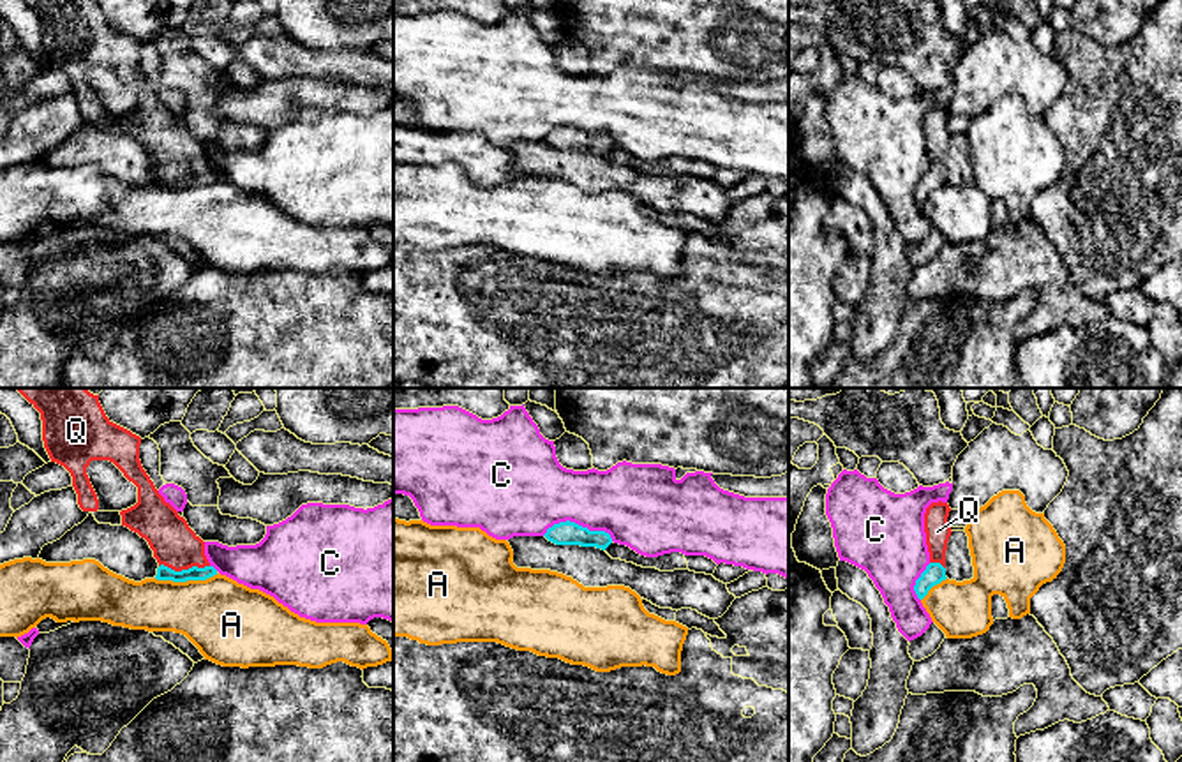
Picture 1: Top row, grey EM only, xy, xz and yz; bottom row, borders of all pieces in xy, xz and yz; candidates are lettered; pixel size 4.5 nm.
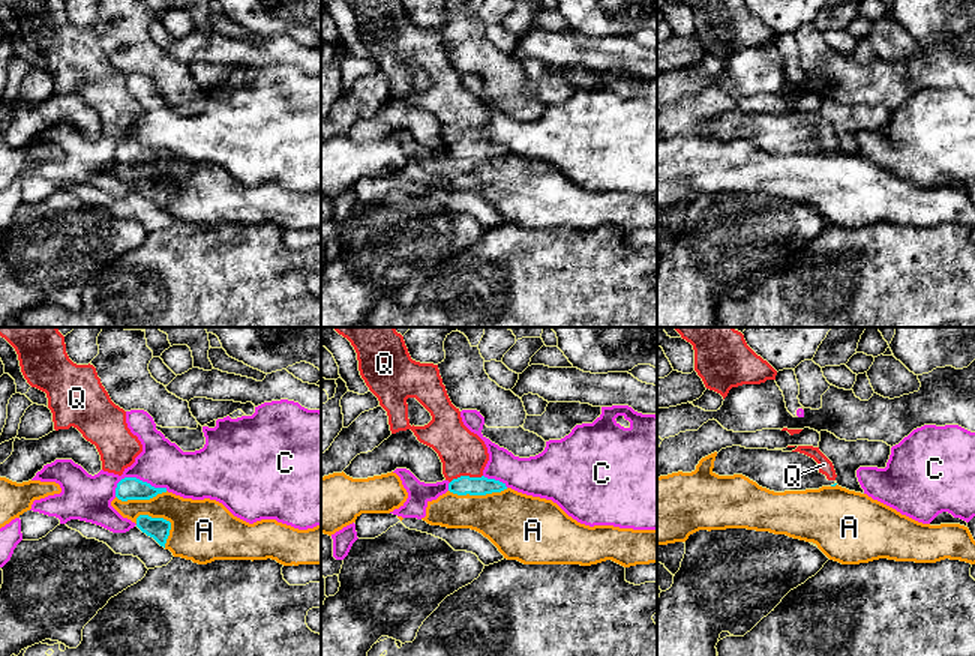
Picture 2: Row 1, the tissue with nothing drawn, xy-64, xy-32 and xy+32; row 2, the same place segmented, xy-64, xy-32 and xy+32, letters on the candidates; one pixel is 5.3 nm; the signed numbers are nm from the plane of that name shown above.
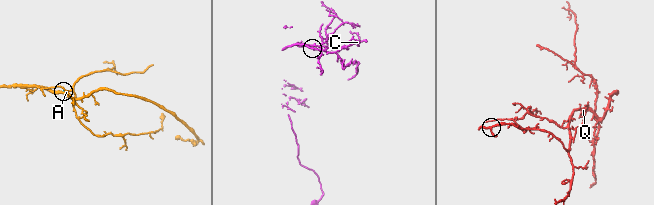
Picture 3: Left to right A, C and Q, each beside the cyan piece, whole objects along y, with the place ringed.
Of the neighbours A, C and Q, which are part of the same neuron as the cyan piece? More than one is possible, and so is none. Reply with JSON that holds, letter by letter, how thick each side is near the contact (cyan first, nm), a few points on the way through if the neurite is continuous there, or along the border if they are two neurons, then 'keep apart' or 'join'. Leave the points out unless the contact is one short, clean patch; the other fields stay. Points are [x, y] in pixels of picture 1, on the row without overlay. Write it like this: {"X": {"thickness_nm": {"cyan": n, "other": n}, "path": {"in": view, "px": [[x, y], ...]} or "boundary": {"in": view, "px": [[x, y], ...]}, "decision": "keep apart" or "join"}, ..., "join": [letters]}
{"A": {"thickness_nm": {"cyan": 60, "other": 360}, "decision": "keep apart"}, "C": {"thickness_nm": {"cyan": 110, "other": 340}, "decision": "keep apart"}, "Q": {"thickness_nm": {"cyan": 60, "other": 200}, "path": {"in": "xy", "px": [[163, 177], [184, 175], [184, 164], [175, 150]]}, "decision": "join"}, "join": ["Q"]}

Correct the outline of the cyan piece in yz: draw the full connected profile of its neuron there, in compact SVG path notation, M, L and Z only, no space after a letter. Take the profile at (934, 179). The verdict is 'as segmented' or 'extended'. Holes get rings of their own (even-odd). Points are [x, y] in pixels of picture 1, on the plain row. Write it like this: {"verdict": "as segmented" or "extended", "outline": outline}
{"verdict": "extended", "outline": "M931 108L924 118L924 138L926 138L926 150L930 157L930 169L916 185L914 196L919 205L923 205L928 196L946 185L946 155L947 146L951 141L951 132L947 131L949 122L949 109L947 108Z"}

